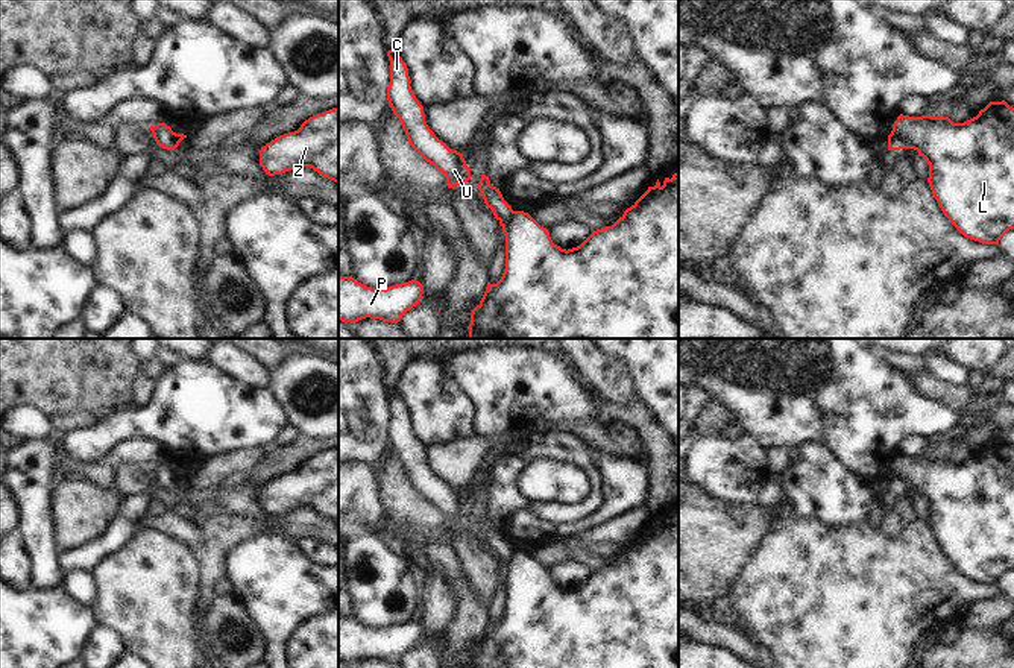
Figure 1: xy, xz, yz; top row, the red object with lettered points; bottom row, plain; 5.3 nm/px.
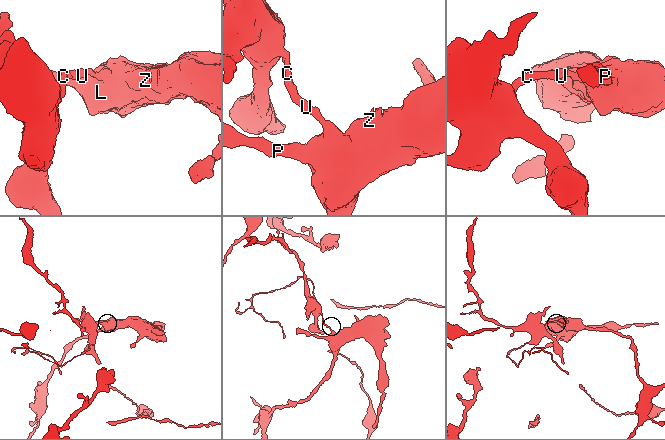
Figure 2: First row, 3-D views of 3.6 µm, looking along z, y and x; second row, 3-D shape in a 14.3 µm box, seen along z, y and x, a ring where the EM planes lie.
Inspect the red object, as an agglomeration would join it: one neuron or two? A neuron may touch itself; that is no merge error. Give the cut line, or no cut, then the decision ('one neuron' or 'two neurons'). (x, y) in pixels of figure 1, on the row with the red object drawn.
cut xz (513, 211), (500, 220); two neurons

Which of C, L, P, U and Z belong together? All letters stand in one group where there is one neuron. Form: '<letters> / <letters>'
C U / L P Z

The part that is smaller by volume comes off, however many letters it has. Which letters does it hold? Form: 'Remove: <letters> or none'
Remove: C, U

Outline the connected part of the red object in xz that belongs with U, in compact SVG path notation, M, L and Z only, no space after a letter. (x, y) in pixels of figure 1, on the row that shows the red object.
M398 50L387 52L390 61L390 84L387 100L393 114L399 118L410 146L446 178L448 188L471 179L471 169L463 153L449 149L425 121L424 106L410 88L408 68Z

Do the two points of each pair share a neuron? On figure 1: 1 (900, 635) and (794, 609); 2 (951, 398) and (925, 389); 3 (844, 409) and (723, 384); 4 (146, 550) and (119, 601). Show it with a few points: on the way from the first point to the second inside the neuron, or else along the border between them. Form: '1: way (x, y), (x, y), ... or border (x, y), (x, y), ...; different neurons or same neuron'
1: way (875, 609), (820, 609); same neuron
2: way (944, 393), (931, 389); same neuron
3: way (814, 397), (753, 389); same neuron
4: way (143, 562), (143, 577), (131, 589); same neuron

